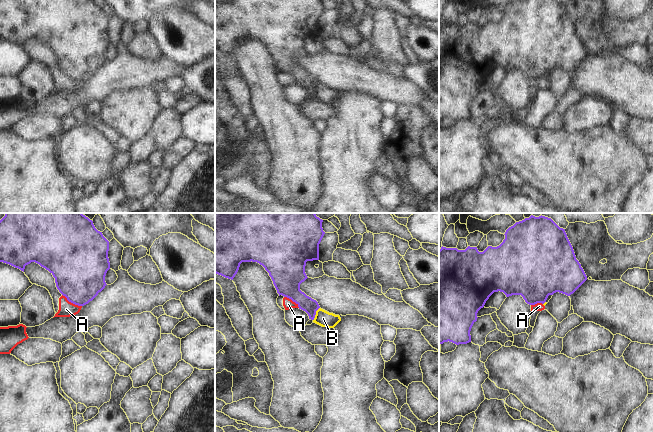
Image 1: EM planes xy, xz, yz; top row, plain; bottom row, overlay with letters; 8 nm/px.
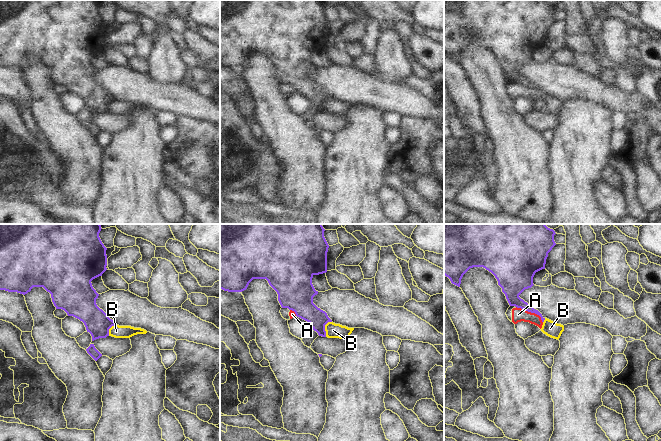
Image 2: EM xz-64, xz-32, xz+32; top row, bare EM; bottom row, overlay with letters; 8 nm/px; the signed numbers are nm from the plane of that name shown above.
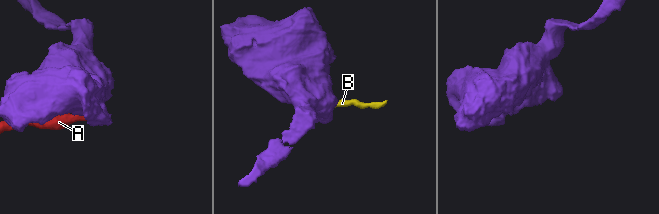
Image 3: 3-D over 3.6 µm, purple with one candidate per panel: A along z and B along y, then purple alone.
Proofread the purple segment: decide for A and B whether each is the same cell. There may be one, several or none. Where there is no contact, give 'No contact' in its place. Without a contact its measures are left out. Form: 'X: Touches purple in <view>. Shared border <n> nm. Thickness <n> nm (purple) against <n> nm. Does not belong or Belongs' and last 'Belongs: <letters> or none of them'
A: Touches purple in xy. Shared border 190 nm. Thickness 420 nm (purple) against 130 nm. Does not belong
B: Touches purple in xz. Shared border 120 nm. Thickness 120 nm (purple) against 130 nm. Does not belong
Belongs: none of them

